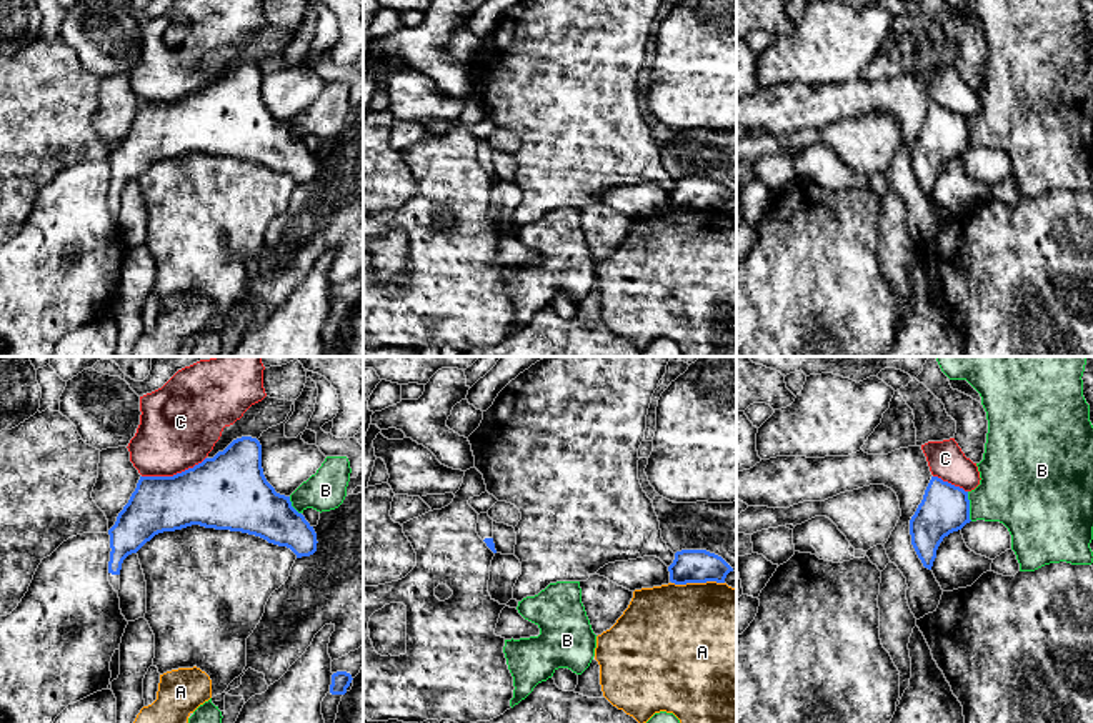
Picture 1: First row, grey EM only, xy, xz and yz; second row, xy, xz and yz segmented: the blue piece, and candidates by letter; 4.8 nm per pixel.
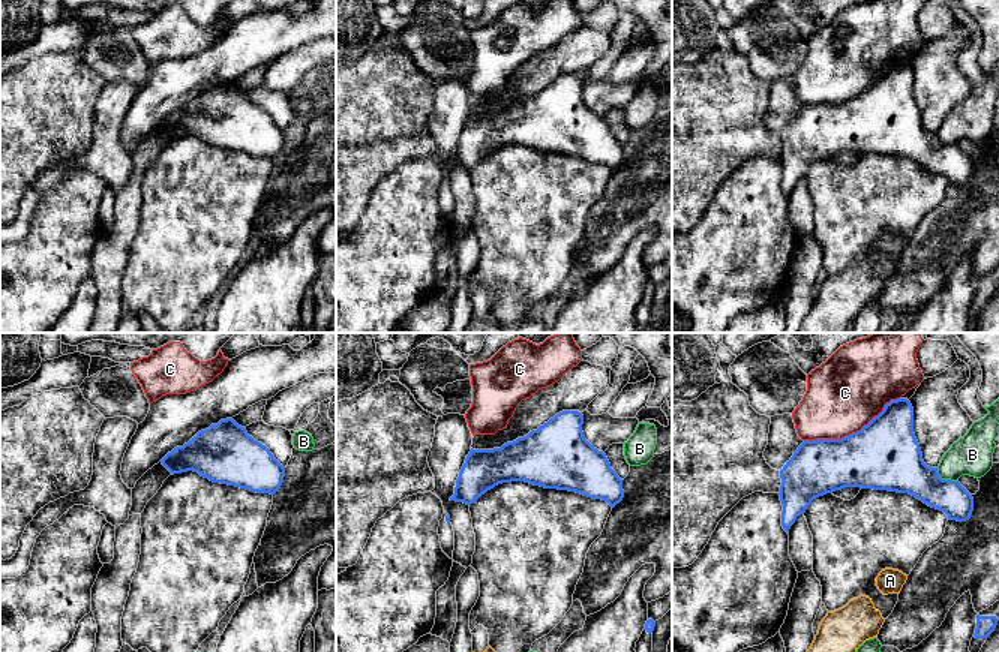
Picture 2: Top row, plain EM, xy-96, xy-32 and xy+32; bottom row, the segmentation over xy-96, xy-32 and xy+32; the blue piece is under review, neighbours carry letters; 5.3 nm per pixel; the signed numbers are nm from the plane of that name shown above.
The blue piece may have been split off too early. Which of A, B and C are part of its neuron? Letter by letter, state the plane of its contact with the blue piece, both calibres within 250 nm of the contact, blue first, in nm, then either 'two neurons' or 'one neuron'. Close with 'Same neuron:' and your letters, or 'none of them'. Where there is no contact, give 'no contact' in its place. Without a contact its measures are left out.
A: meets blue in xz; 160 nm thick on the blue side, 500 nm on the other; two neurons
B: meets blue in yz; 240 nm thick on the blue side, 360 nm on the other; two neurons
C: meets blue in xy; 340 nm thick on the blue side, 380 nm on the other; two neurons
Same neuron: none of them

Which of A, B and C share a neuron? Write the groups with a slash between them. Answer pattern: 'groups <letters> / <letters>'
groups A / B / C

